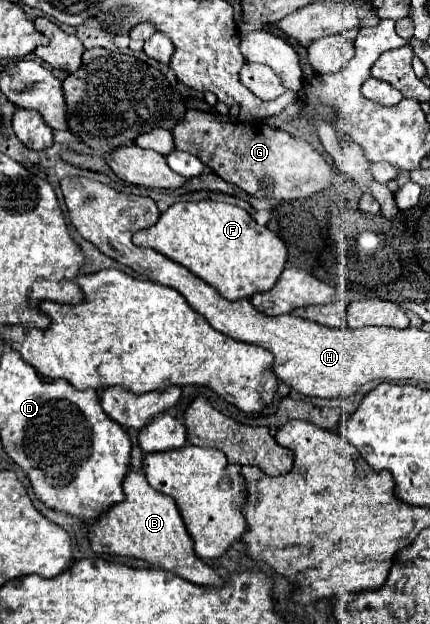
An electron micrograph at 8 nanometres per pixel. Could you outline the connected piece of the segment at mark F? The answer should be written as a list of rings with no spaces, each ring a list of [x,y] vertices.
[[[212,200],[172,204],[152,228],[134,234],[134,244],[154,248],[164,256],[168,256],[170,260],[186,266],[206,284],[214,286],[226,300],[252,298],[256,292],[270,290],[280,278],[286,264],[286,246],[274,232],[270,232],[266,226],[256,224],[246,210],[226,202],[212,202]]]

